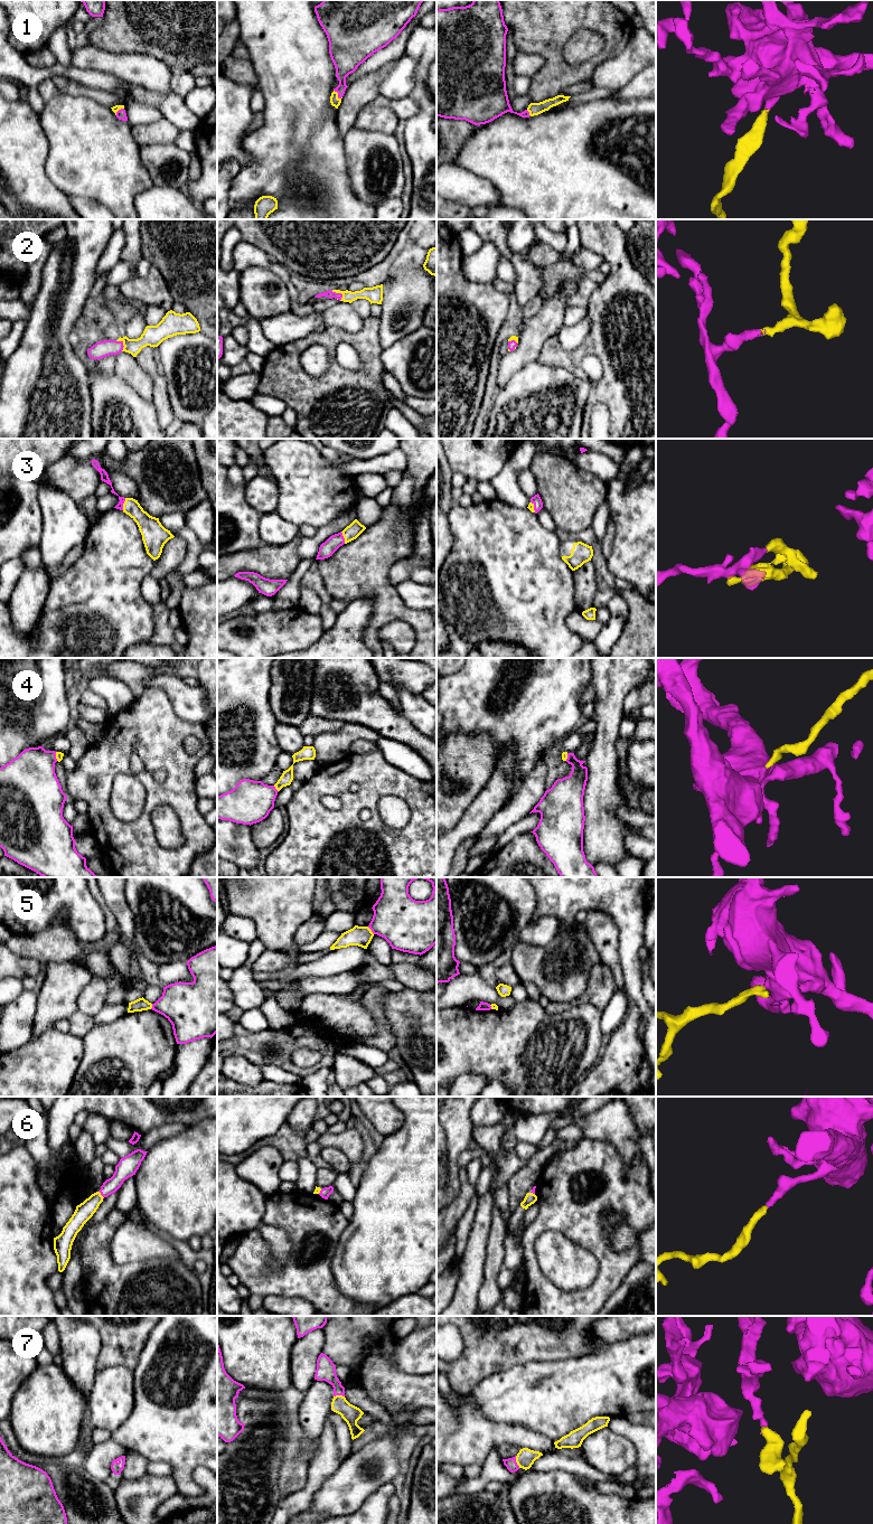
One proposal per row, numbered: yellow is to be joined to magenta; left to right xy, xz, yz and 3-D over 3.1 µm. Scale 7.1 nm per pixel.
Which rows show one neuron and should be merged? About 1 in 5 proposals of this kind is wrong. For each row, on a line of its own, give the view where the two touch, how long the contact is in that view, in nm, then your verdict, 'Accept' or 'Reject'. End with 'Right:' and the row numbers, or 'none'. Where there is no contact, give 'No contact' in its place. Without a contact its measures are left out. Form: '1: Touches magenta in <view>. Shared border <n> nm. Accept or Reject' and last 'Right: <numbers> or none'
1: Touches magenta in xz. Shared border 90 nm. Accept
2: Touches magenta in xz. Shared border 100 nm. Accept
3: Touches magenta in xy. Shared border 90 nm. Accept
4: Touches magenta in xz. Shared border 60 nm. Accept
5: Touches magenta in xz. Shared border 80 nm. Reject
6: Touches magenta in xy. Shared border 60 nm. Accept
7: Touches magenta in yz. Shared border 90 nm. Accept
Right: 1, 2, 3, 4, 6, 7

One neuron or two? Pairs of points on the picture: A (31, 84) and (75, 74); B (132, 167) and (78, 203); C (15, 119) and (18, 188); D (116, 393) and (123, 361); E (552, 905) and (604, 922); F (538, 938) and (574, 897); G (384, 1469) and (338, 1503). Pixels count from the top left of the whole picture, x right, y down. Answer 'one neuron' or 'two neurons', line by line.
A: one neuron
B: two neurons
C: one neuron
D: two neurons
E: two neurons
F: two neurons
G: one neuron

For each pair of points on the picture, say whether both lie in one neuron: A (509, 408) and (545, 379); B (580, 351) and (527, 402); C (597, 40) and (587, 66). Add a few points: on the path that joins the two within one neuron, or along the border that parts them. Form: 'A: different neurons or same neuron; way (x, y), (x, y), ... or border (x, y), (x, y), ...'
A: same neuron; way (518, 406), (536, 388)
B: different neurons; border (538, 360), (551, 366), (564, 367), (585, 378)
C: different neurons; border (602, 35), (597, 54), (578, 65), (565, 62)

